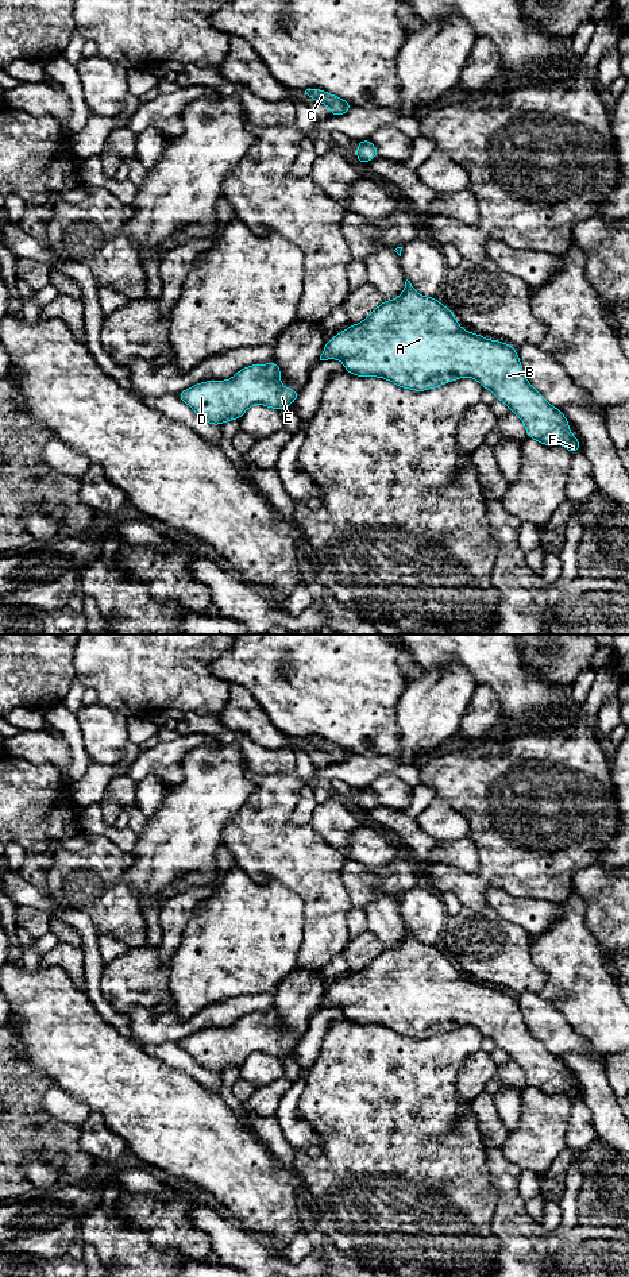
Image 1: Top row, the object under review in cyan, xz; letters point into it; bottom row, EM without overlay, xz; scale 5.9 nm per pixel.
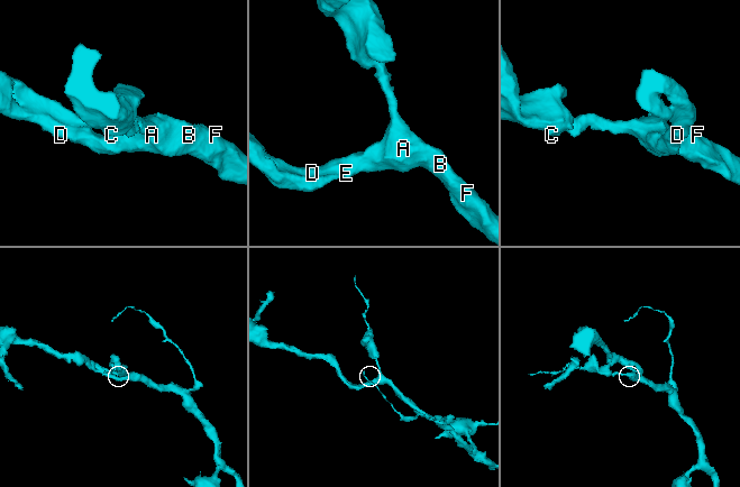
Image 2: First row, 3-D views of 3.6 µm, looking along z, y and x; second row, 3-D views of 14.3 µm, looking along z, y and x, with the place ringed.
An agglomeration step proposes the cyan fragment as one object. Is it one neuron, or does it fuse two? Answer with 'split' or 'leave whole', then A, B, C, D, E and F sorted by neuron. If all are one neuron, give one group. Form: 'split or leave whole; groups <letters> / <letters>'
leave whole; groups A B C D E F

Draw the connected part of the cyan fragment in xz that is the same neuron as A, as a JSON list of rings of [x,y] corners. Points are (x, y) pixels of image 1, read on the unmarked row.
[[[408,927],[395,948],[385,948],[367,967],[350,973],[325,991],[320,1008],[328,1007],[340,1007],[346,1019],[356,1025],[379,1025],[416,1039],[435,1037],[464,1025],[475,1026],[482,1037],[491,1038],[497,1048],[521,1066],[528,1085],[547,1095],[562,1092],[571,1103],[582,1096],[560,1057],[548,1052],[529,1033],[513,994],[464,979],[445,953],[435,945],[418,942]]]

